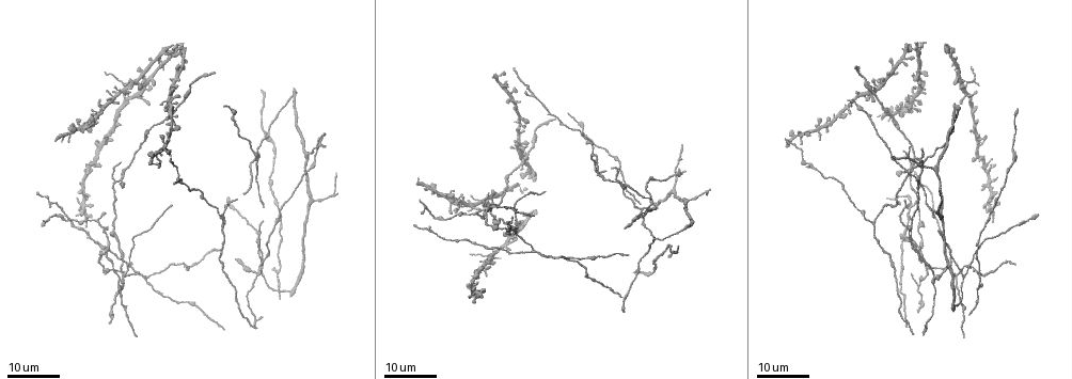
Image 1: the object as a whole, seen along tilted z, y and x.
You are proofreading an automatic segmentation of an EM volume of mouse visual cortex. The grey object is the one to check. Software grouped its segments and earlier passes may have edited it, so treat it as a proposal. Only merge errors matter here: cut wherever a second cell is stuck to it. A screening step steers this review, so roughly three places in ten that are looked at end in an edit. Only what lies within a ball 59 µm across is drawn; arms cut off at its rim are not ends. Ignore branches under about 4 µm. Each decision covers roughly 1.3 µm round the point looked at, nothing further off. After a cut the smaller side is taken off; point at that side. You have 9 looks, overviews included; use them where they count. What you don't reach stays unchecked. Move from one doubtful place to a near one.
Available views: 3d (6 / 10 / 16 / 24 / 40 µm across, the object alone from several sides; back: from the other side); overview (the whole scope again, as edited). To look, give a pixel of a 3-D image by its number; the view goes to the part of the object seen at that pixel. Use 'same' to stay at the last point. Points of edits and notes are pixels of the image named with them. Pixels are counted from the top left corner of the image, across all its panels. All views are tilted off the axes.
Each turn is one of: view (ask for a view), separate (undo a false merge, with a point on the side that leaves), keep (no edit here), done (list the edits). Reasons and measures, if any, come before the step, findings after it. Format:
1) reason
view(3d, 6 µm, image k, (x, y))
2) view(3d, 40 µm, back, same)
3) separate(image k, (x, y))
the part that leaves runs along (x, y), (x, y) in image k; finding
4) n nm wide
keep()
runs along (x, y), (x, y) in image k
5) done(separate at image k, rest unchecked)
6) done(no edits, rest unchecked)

side arm on a straight run
view(3d, 16 µm, image 1, (875, 223))

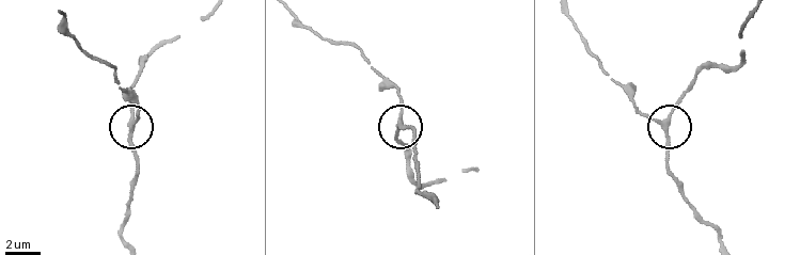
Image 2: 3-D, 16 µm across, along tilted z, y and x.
view(3d, 10 µm, image 2, (399, 122))

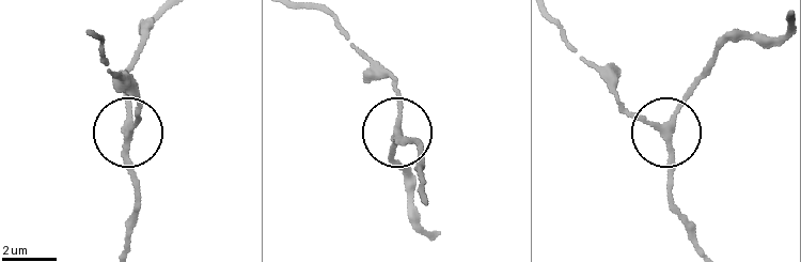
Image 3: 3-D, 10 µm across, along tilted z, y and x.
side arm 27 µm; 3 arms
keep()
one cell here

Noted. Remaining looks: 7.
side arm on a straight run
view(3d, 24 µm, image 1, (615, 177))

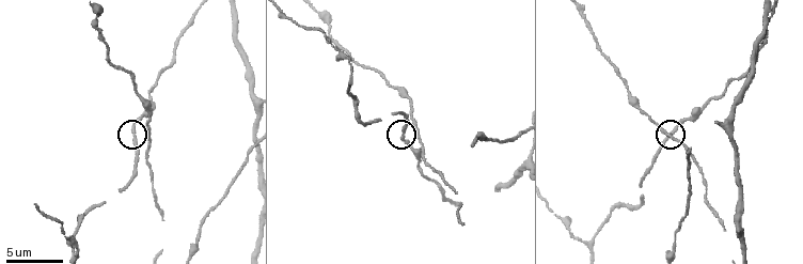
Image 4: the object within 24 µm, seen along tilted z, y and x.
view(3d, 6 µm, image 4, (404, 133))

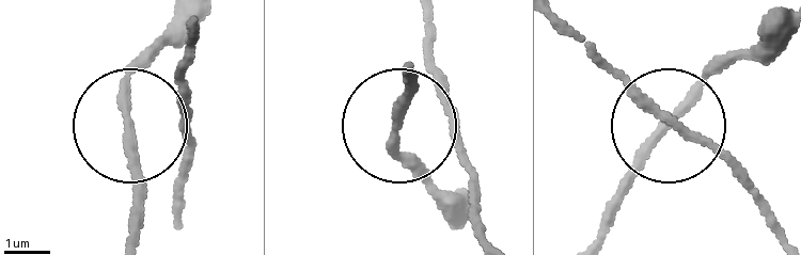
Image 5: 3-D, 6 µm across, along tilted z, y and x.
keep()
runs along (406, 69), (399, 118), (439, 98), (434, 64) in image 5; continuous, no second cell

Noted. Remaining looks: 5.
side arm on a straight run
view(3d, 16 µm, image 1, (961, 274))

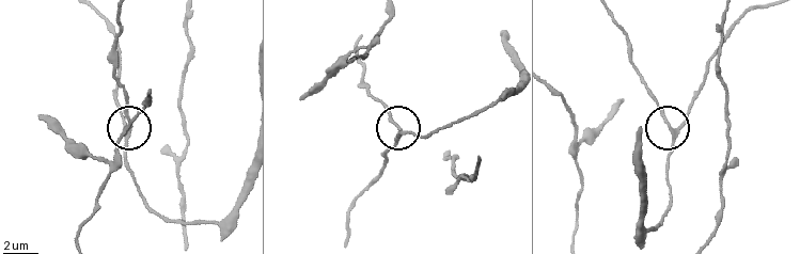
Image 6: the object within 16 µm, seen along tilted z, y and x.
closer look
view(3d, 6 µm, image 6, (677, 131))

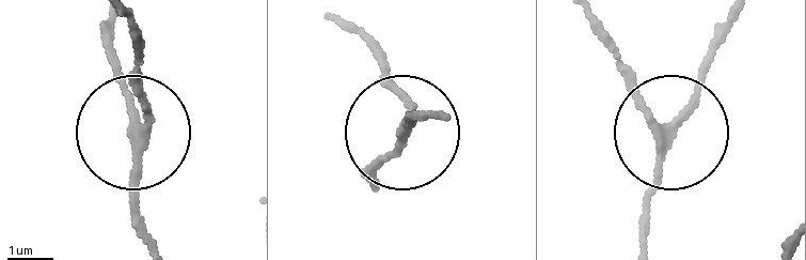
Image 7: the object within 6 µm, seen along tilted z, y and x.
3 arms
keep()
runs along (154, 244), (135, 198), (142, 47) in image 7; all the same cell

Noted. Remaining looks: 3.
side arm on a straight run
view(3d, 24 µm, image 1, (933, 280))

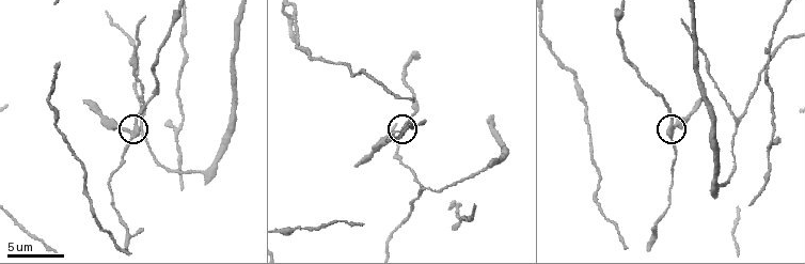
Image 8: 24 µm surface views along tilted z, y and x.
view(3d, 6 µm, image 8, (134, 135))

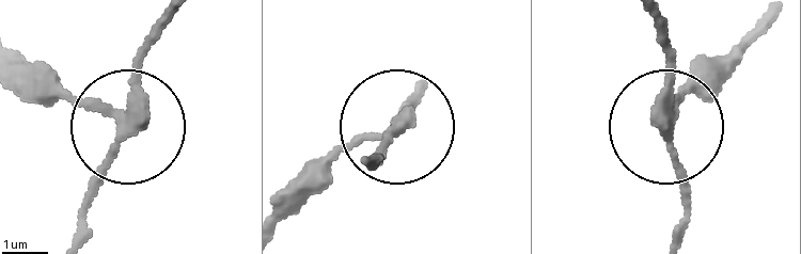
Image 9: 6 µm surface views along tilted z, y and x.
3 arms
separate(image 9, (48, 79))
the part that leaves runs along (104, 113), (16, 73) in image 9; two cells meet here

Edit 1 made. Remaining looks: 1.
done(separate at image 9, rest unchecked)

